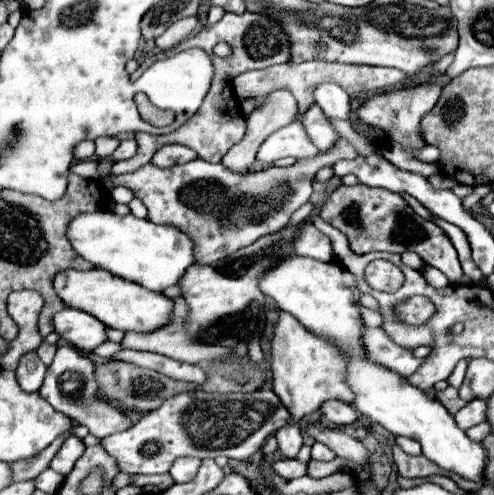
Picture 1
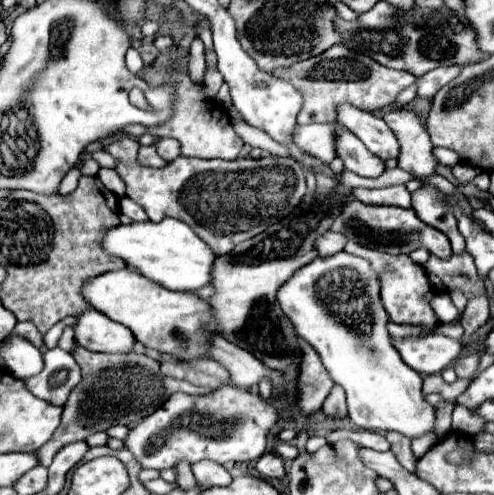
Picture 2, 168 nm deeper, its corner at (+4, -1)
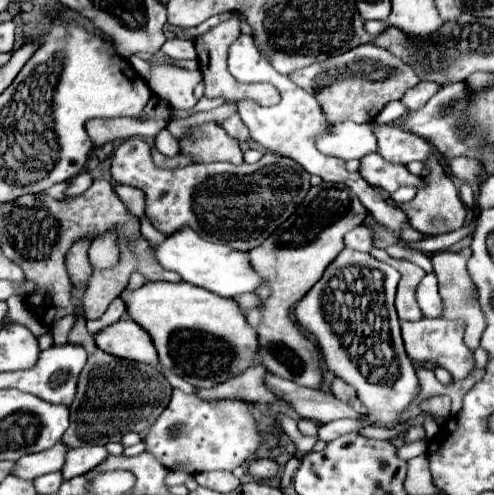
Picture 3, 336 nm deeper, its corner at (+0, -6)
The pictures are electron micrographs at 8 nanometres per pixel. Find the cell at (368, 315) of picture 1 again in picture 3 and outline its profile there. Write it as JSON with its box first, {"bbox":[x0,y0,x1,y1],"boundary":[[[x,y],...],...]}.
{"bbox":[401,318,475,380],"boundary":[[[421,318],[415,322],[401,322],[401,332],[403,332],[405,350],[409,358],[415,362],[433,362],[437,366],[443,366],[445,370],[451,372],[453,380],[463,380],[475,368],[473,354],[469,354],[461,338],[461,322],[445,322],[443,318],[435,320]]]}

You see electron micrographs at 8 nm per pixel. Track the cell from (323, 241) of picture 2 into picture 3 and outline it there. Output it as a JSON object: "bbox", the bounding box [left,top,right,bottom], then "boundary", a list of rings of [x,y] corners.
{"bbox":[345,226,373,252],"boundary":[[[357,226],[349,234],[345,234],[345,246],[361,252],[373,250],[373,230],[369,226]]]}

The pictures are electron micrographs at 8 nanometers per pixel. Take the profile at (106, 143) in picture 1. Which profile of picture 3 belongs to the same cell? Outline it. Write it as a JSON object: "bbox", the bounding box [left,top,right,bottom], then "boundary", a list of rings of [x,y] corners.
{"bbox":[111,138,309,252],"boundary":[[[141,138],[125,140],[113,154],[111,164],[113,180],[129,184],[145,192],[147,196],[147,218],[151,224],[173,234],[185,226],[193,228],[207,240],[231,244],[235,250],[249,252],[261,246],[269,234],[283,224],[289,214],[309,192],[309,172],[295,160],[279,154],[265,154],[255,164],[191,164],[183,168],[157,168],[151,160],[151,148]]]}

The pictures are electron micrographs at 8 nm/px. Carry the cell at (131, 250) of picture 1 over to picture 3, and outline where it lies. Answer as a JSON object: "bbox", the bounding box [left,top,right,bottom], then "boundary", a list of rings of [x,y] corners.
{"bbox":[155,228,263,298],"boundary":[[[189,228],[171,234],[169,238],[165,238],[163,244],[155,246],[155,258],[165,270],[177,272],[185,282],[227,298],[255,292],[263,284],[263,278],[253,270],[245,252],[233,250],[229,244],[223,242],[209,242]]]}

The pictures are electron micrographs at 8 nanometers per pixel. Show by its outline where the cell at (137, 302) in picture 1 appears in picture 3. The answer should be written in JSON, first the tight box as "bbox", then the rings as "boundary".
{"bbox":[121,282,259,388],"boundary":[[[145,282],[139,290],[121,294],[129,306],[129,318],[141,324],[153,338],[161,366],[173,370],[177,376],[193,384],[195,388],[213,388],[233,376],[239,376],[253,366],[259,352],[259,338],[253,326],[247,322],[239,304],[231,298],[223,298],[209,290],[197,288],[189,282]]]}

